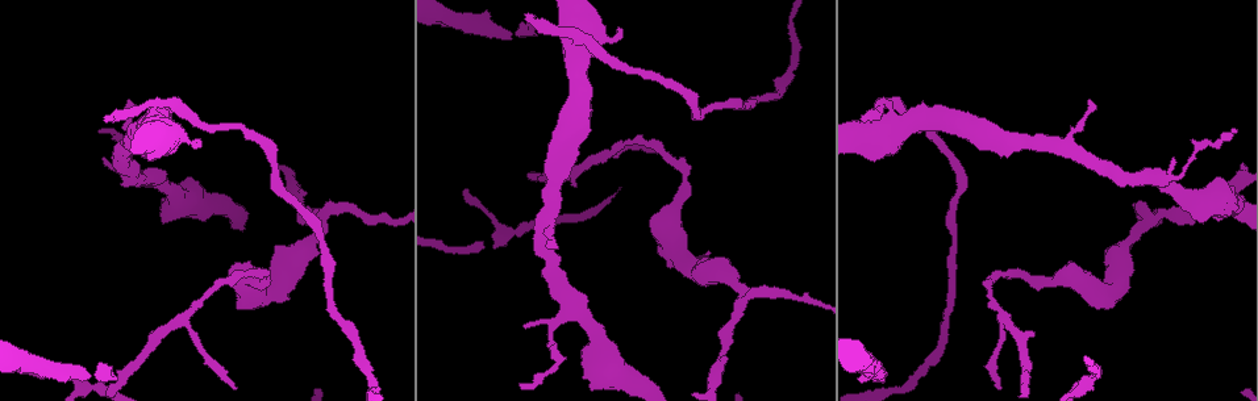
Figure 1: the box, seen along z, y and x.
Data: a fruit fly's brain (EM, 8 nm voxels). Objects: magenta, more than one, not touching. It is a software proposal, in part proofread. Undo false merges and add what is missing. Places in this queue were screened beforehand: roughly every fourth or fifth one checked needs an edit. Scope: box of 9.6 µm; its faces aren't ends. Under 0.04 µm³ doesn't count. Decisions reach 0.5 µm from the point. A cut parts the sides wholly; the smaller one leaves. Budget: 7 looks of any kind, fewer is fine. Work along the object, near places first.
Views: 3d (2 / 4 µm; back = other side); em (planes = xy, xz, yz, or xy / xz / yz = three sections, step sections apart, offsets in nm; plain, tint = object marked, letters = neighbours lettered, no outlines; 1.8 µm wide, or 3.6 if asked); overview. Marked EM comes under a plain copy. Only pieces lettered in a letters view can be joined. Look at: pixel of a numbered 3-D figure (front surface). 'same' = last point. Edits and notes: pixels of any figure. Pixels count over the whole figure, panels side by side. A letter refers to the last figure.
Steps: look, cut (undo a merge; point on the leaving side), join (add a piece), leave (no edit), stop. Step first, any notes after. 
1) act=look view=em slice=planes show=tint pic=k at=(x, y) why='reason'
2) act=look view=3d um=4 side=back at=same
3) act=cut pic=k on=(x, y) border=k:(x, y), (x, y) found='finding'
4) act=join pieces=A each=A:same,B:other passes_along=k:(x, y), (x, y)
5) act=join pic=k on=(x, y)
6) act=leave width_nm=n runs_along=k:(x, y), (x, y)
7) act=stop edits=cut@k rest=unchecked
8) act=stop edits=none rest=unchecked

act=look view=em slice=xz step=4 show=letters pic=1 at=(292, 180) why='thick turns thin'

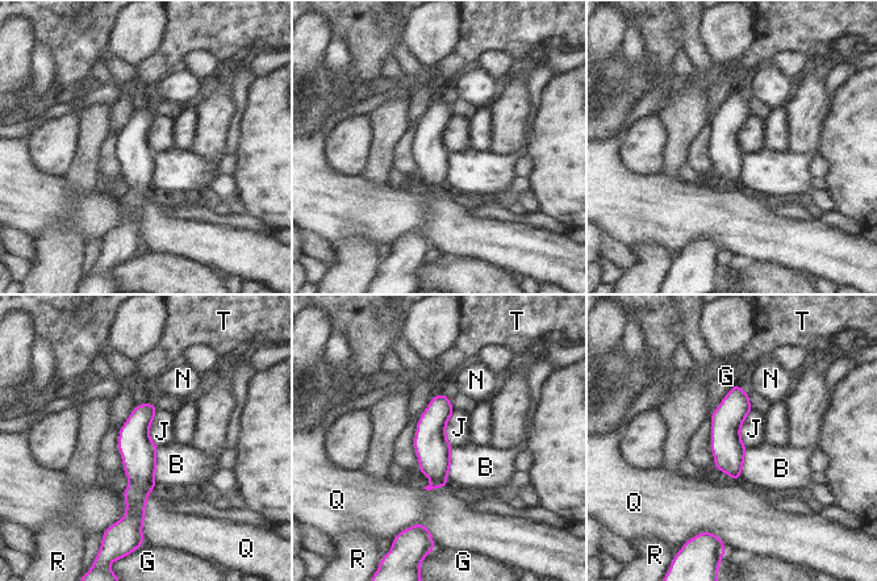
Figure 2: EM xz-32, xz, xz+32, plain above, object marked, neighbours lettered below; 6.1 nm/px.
act=leave each=B:other,G:other,J:other,N:other,Q:other,R:other,T:other border=2:(155, 410), (149, 438), (158, 447) found='one neuron here'

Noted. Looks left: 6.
act=look view=em slice=xz step=16 show=letters pic=1 at=(595, 40) why='branch stops here'

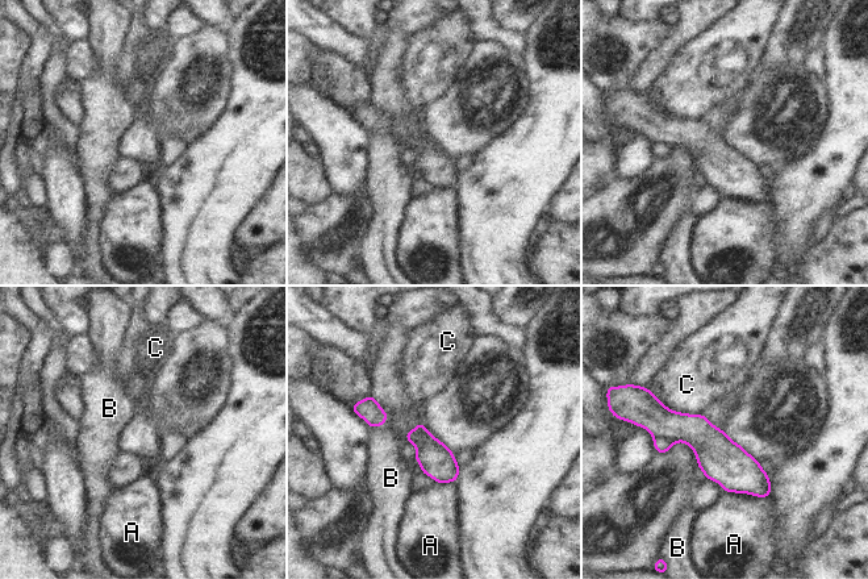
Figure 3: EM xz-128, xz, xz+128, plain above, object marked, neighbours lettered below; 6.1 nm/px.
act=cut pic=3 on=(638, 405) each=A:other,B:other,C:other part_leaving=3:(658, 407), (766, 494) found='a second neuron is stuck on'

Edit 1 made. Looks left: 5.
act=look view=overview why='redraw'

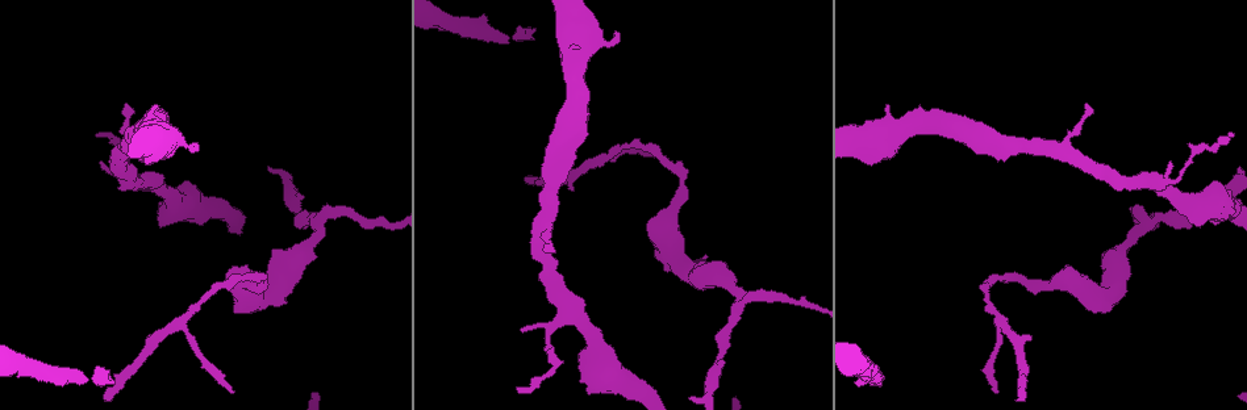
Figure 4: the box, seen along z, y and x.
act=look view=em slice=yz step=4 show=letters pic=4 at=(114, 382) why='branch stops here'

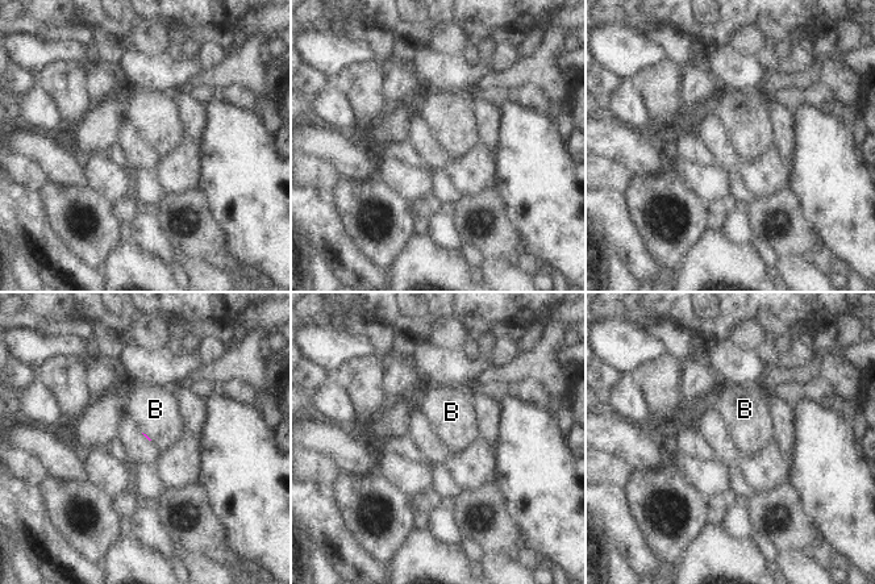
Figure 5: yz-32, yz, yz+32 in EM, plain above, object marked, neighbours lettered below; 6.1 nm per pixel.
act=look view=em slice=planes show=letters at=same why='another direction'

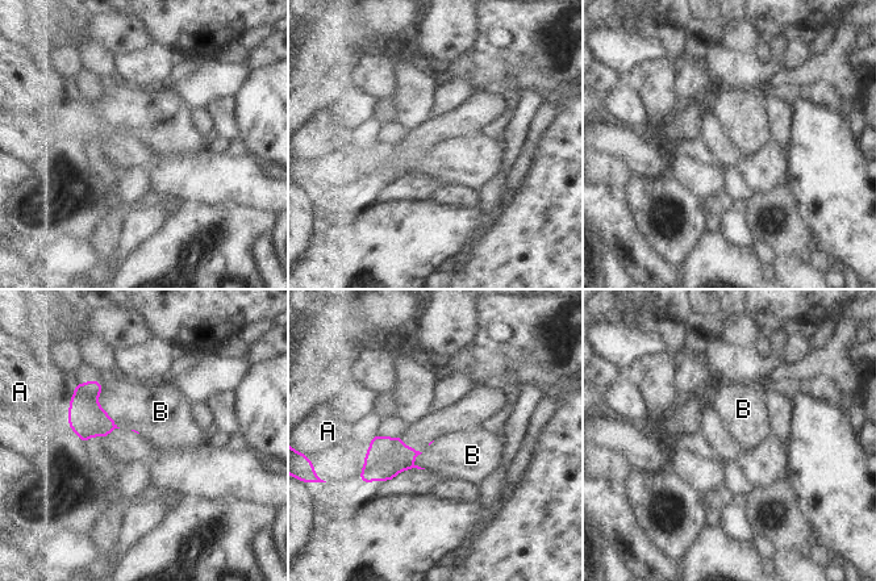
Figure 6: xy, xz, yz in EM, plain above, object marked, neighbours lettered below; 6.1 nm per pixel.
act=join pieces=B longest_contact=B:320nm each=A:other,B:same found='it goes on there'

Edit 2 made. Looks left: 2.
act=stop edits=cut@3,join@6 rest=unchecked

